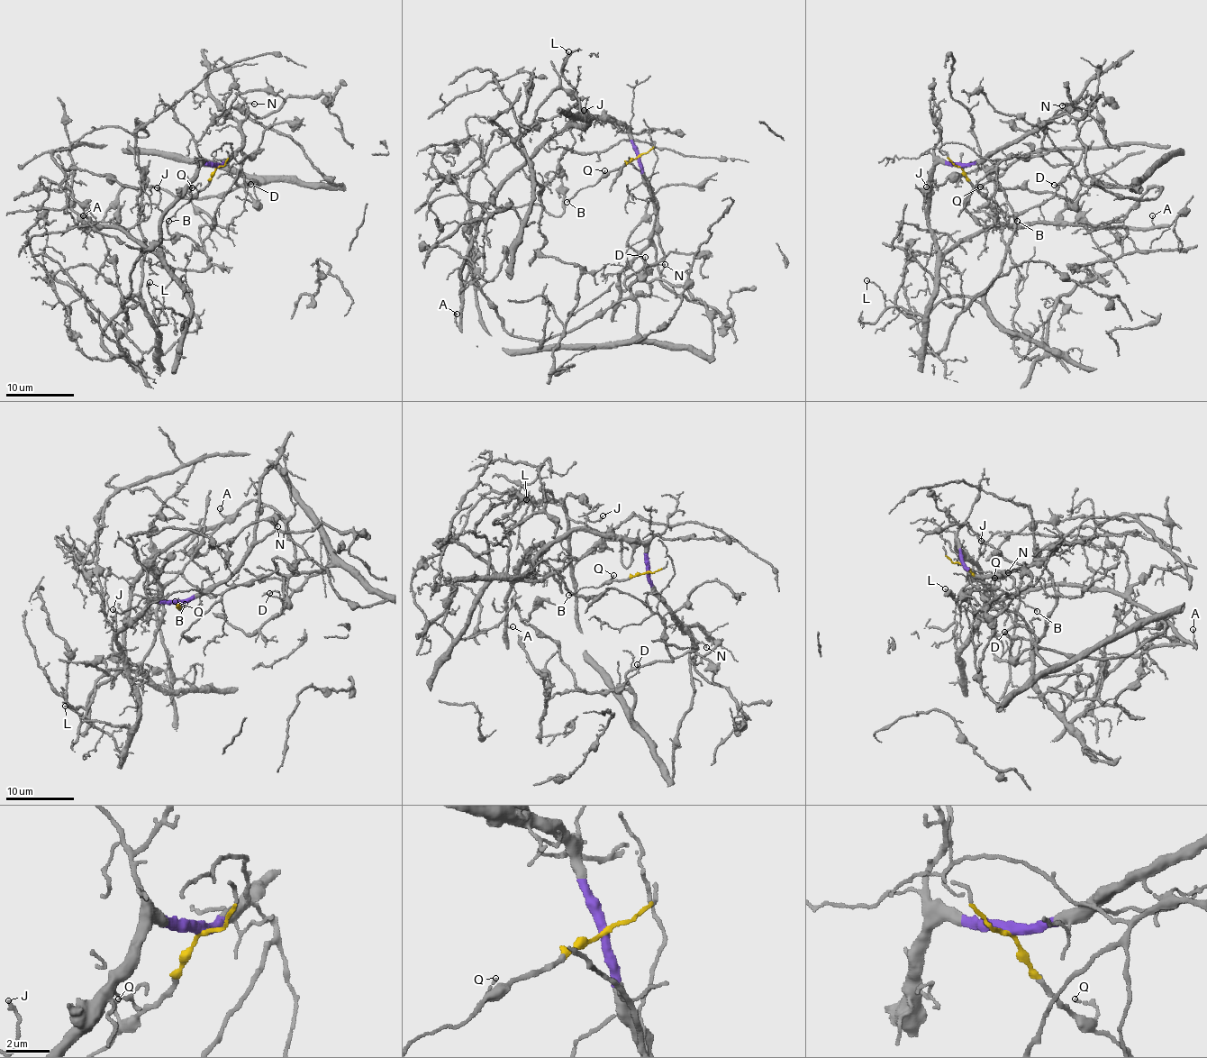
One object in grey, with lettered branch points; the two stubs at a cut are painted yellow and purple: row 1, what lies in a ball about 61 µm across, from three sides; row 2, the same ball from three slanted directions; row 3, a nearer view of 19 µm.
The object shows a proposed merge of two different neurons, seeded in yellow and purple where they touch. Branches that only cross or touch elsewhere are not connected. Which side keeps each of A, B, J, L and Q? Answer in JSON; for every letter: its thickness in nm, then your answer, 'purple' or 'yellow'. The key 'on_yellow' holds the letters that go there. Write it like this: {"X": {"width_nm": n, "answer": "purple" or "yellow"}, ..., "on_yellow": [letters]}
{"A": {"width_nm": 110, "answer": "purple"}, "B": {"width_nm": 110, "answer": "yellow"}, "J": {"width_nm": 150, "answer": "purple"}, "L": {"width_nm": 140, "answer": "purple"}, "Q": {"width_nm": 130, "answer": "yellow"}, "on_yellow": ["B", "Q"]}

